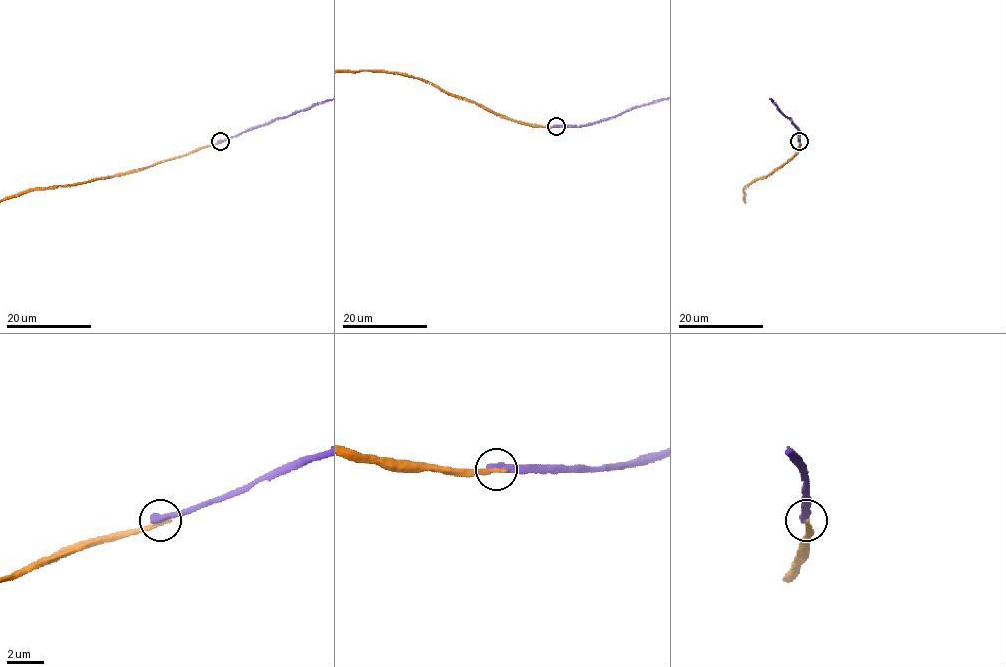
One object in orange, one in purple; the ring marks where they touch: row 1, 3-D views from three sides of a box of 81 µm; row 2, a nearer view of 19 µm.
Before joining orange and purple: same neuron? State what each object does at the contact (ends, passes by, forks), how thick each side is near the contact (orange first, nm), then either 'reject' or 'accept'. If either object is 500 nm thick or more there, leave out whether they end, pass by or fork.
orange ends | purple ends | 260/480 nm | reject

